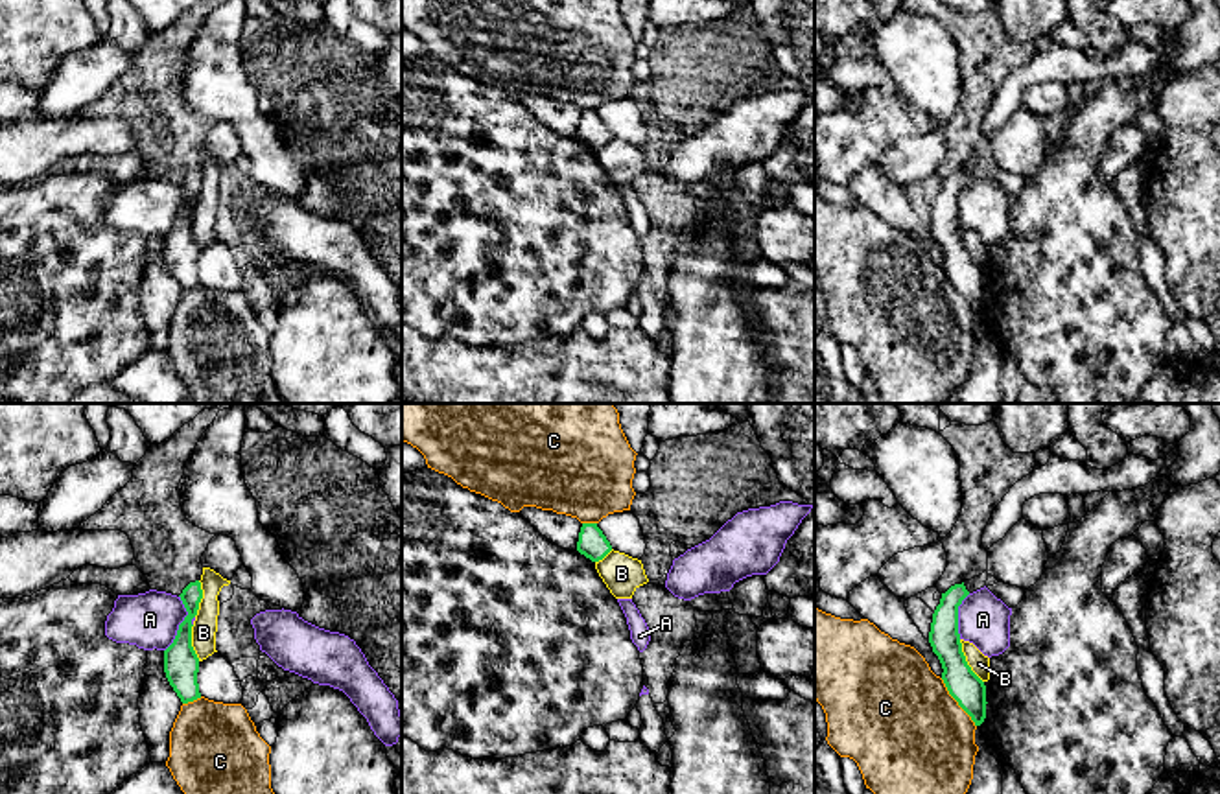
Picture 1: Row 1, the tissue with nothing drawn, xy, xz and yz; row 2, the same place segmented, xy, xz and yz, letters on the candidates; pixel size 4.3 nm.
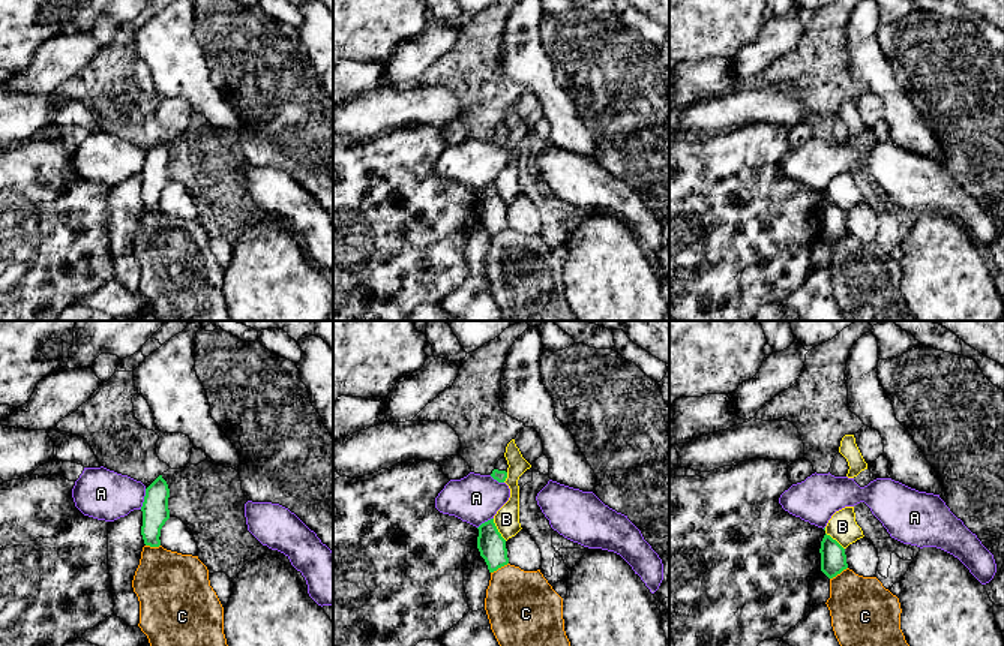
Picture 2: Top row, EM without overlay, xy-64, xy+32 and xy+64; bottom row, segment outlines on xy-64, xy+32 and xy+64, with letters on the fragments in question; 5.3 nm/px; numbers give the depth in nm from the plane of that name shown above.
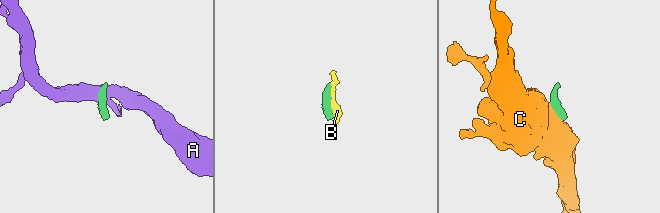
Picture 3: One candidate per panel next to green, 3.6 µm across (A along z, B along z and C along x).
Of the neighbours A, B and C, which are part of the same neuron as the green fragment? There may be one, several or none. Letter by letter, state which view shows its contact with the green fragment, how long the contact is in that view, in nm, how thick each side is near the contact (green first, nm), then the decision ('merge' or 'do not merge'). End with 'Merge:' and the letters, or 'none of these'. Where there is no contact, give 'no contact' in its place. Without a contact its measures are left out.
A: meets green in xy; contact 260 nm long; 160 nm thick on the green side, 240 nm on the other; do not merge
B: meets green in yz; contact 220 nm long; 150 nm thick on the green side, 90 nm on the other; do not merge
C: meets green in yz; contact 260 nm long; 150 nm thick on the green side, 500 nm on the other; do not merge
Merge: none of these

